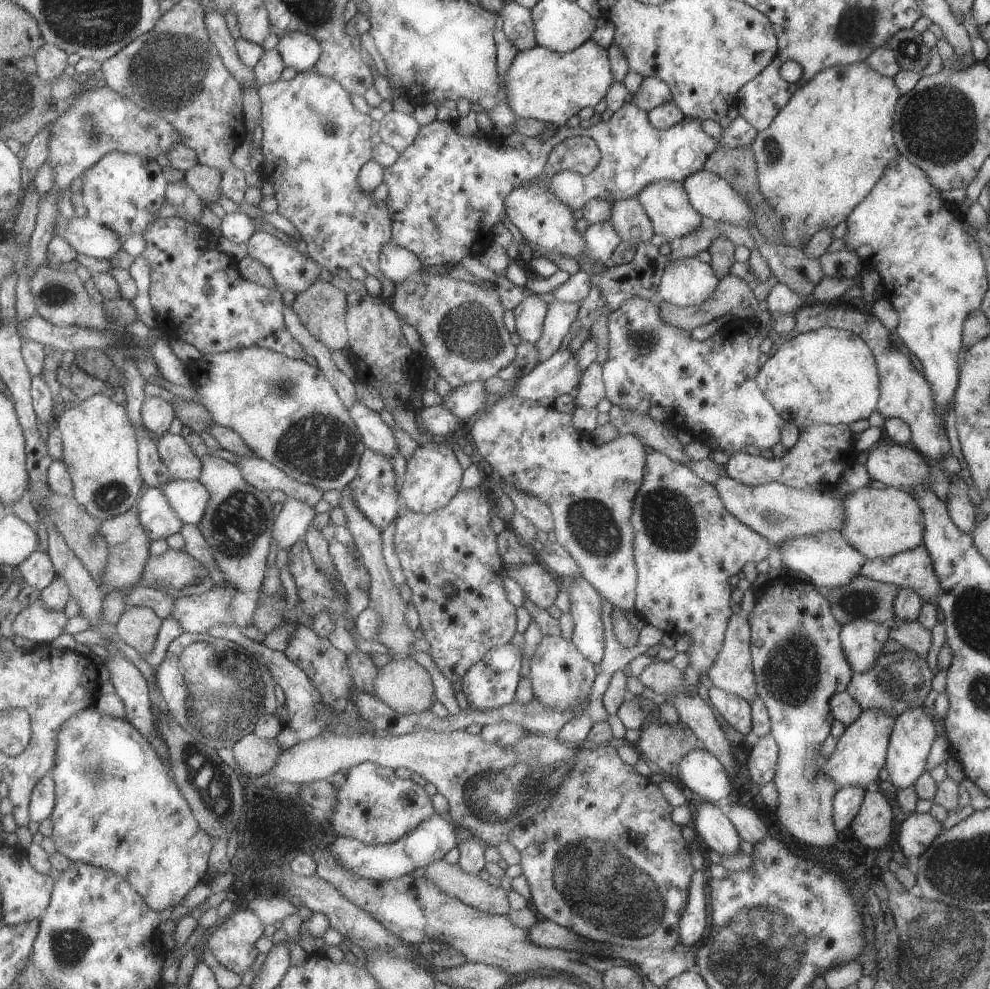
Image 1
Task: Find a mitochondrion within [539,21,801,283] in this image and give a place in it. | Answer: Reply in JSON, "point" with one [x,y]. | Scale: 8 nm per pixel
{"point":[772,151]}

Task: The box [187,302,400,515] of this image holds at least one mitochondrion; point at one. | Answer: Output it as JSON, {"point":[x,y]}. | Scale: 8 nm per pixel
{"point":[319,447]}

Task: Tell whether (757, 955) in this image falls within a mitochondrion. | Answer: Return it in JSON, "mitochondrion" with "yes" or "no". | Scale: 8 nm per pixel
{"mitochondrion":"yes"}

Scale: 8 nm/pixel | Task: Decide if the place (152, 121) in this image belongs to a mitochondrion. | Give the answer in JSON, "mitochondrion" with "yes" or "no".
{"mitochondrion":"yes"}

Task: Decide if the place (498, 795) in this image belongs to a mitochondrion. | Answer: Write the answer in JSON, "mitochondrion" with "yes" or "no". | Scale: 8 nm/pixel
{"mitochondrion":"yes"}

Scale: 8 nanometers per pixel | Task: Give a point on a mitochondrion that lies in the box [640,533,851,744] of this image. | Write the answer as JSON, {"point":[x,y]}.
{"point":[790,669]}

